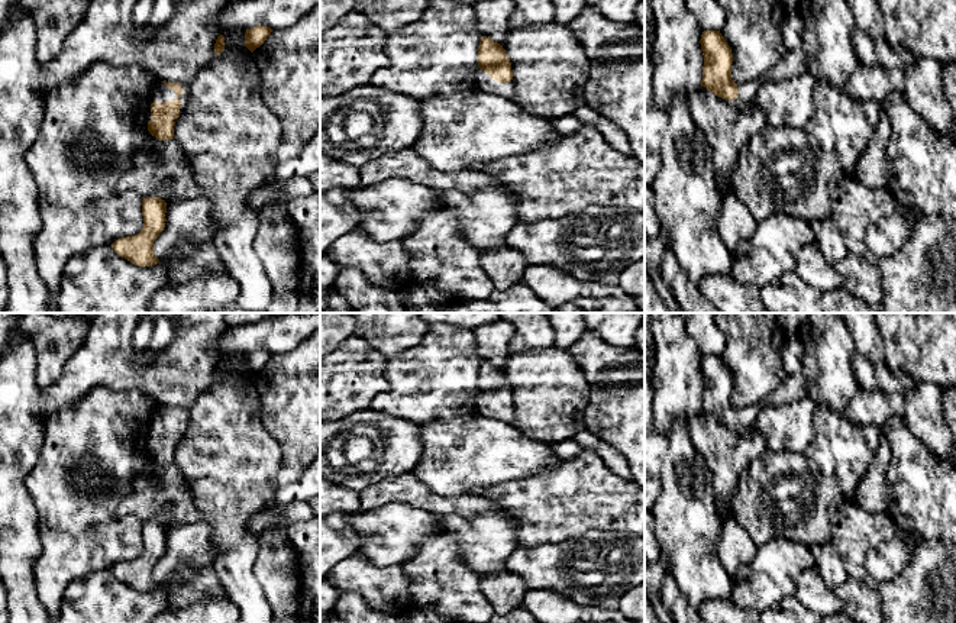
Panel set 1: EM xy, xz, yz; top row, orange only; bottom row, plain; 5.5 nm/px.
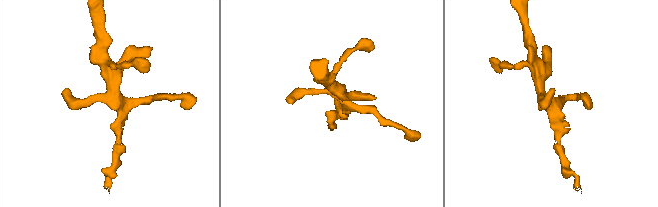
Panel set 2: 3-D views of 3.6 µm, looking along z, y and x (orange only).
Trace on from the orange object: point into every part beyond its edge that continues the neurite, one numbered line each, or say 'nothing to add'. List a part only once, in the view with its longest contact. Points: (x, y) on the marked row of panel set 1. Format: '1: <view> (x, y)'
1: xy (161, 93)

